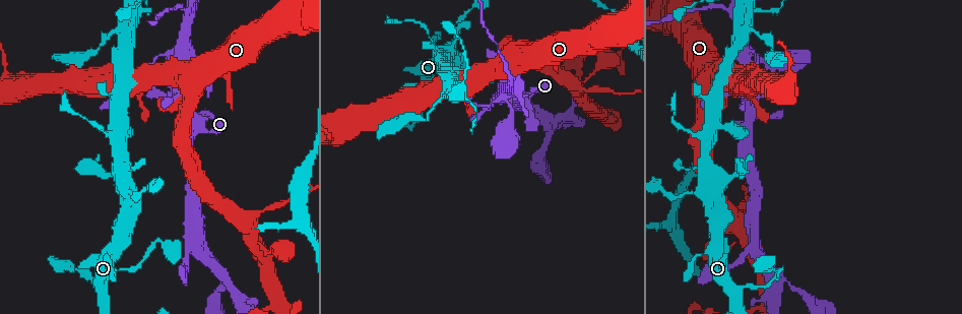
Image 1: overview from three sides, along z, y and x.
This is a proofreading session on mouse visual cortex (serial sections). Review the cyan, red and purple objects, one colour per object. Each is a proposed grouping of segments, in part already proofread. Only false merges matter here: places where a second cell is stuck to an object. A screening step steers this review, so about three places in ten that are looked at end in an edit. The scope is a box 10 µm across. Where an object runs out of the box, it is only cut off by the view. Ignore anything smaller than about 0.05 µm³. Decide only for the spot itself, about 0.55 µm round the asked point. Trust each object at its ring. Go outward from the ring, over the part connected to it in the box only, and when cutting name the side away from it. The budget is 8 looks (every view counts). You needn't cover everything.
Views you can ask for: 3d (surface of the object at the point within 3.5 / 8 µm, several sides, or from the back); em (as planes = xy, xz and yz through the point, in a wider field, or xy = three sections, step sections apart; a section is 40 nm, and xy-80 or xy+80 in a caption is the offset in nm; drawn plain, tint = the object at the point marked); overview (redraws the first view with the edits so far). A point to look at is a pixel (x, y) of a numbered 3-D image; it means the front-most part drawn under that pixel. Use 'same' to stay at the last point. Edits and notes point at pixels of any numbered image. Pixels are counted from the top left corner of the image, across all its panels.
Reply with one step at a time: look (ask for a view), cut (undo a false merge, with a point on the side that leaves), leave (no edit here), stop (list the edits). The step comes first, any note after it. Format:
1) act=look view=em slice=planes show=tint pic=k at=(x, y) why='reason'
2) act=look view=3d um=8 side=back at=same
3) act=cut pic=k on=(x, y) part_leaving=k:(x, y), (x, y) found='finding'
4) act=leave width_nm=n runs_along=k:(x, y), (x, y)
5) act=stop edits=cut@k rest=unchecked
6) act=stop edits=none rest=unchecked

act=look view=3d um=3.5 pic=1 at=(193, 135) why='sharp bend'

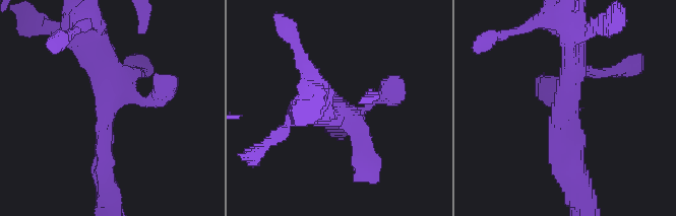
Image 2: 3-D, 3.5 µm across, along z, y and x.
act=look view=em slice=xy step=3 show=tint pic=2 at=(105, 107) arms=4 arm_widths_nm=200,250,300,400 why='now the EM'

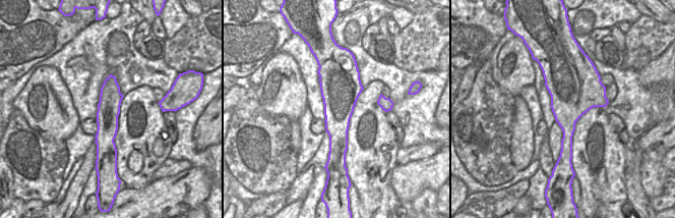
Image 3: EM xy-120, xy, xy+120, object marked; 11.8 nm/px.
act=leave width_nm=440 runs_along=3:(111, 77), (110, 103), (103, 155) found='continuous, no second cell'

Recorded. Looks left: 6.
act=look view=3d um=8 pic=1 at=(576, 93) why='four-way junction'

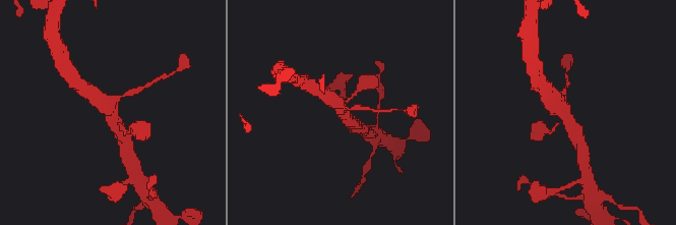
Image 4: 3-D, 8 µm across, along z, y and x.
act=look view=3d um=3.5 at=same why='zoom in'

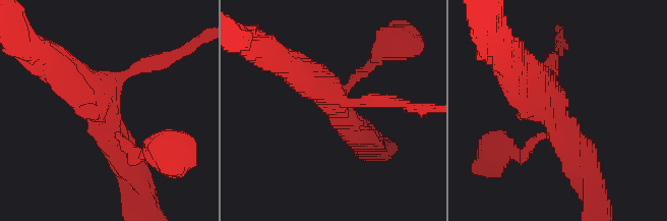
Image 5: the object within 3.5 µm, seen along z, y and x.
act=look view=em slice=xy step=2 show=tint pic=5 at=(107, 123) arms=4 arm_widths_nm=150,200,400,400 why='shape alone is not enough'

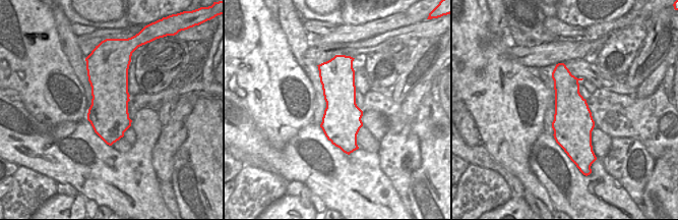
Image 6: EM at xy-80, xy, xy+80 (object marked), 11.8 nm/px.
act=leave runs_along=5:(524, 75), (560, 119), (589, 175) found='all the same cell'

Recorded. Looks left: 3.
act=look view=3d um=3.5 pic=1 at=(506, 97) why='abrupt turn'

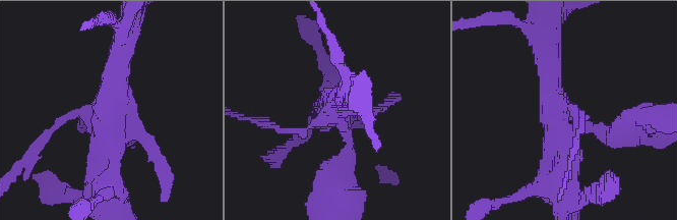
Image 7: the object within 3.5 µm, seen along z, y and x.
act=look view=em slice=planes show=tint pic=7 at=(559, 127) why='now the EM'

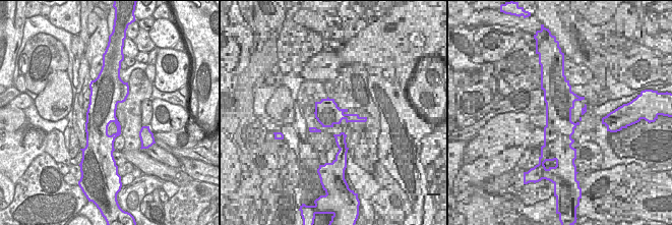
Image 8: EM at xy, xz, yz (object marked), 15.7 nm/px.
act=leave runs_along=7:(563, 195), (566, 145), (550, 63) found='all the same cell'

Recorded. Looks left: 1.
act=stop edits=none rest=unchecked

